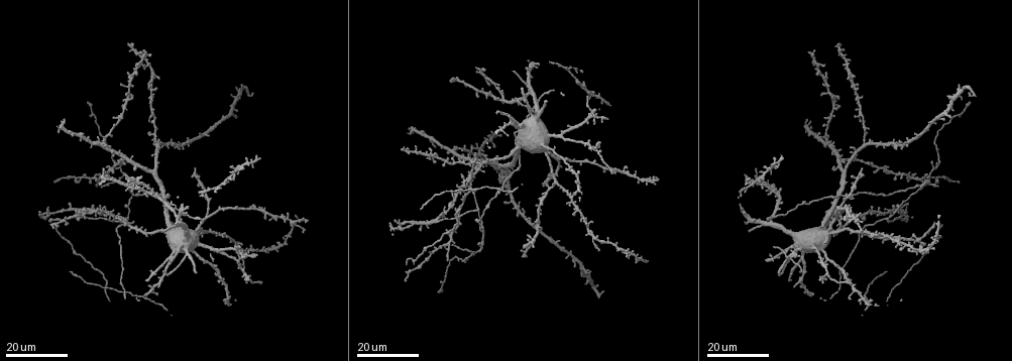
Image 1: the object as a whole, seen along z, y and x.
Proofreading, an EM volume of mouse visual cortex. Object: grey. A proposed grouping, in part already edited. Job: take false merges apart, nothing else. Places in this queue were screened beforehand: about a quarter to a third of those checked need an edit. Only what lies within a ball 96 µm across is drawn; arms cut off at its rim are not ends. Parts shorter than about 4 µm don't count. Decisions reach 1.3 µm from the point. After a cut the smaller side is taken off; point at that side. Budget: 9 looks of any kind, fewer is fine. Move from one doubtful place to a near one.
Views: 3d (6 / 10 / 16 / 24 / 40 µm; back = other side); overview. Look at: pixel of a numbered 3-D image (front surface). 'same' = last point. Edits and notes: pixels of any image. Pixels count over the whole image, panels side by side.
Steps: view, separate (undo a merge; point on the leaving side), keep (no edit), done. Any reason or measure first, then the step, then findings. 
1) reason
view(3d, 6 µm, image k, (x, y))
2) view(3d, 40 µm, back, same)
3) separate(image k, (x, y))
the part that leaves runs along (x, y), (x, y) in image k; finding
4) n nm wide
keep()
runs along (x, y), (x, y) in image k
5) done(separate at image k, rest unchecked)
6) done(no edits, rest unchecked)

branch point
view(3d, 24 µm, image 1, (930, 175))

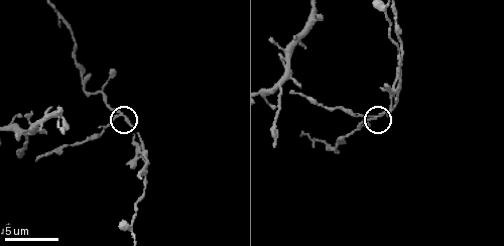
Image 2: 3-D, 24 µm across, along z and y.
view(3d, 6 µm, image 2, (116, 111))

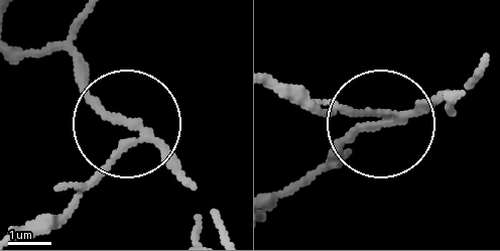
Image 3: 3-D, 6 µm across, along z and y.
separate(image 3, (87, 183))
the part that leaves runs along (129, 146), (68, 208), (24, 230) in image 3; a second neuron is stuck on

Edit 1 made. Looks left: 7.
view(3d, 10 µm, image 2, (397, 87))

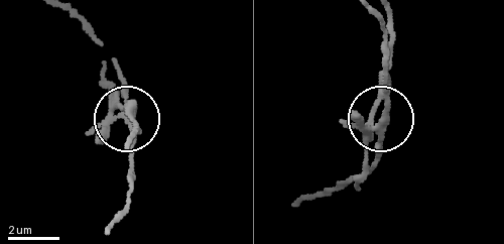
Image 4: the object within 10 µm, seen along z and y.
4 arms
separate(image 4, (112, 94))
a second neuron is stuck on

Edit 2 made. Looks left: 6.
a fork
view(3d, 16 µm, image 2, (278, 84))

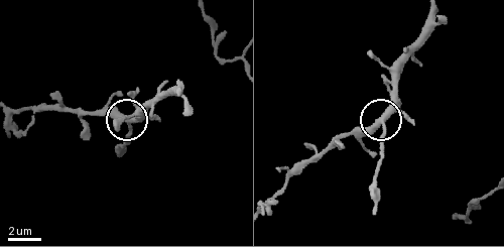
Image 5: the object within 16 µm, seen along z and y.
view(3d, 6 µm, image 5, (377, 122))

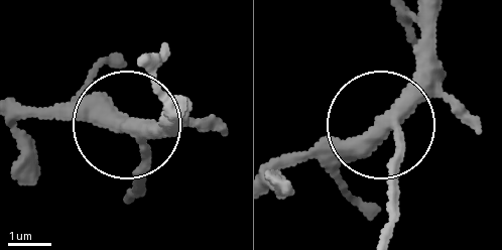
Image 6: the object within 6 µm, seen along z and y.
320 nm wide
separate(image 6, (143, 173))
a second neuron is stuck on

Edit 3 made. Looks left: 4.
see it whole again
view(overview)

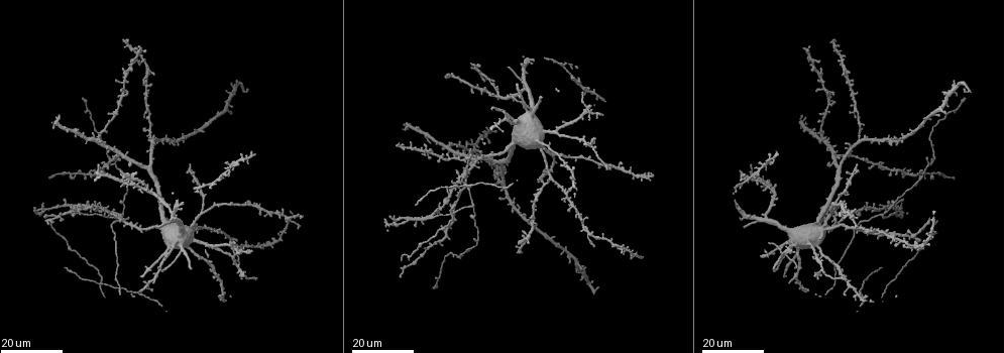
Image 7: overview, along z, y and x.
looks like a crossing
view(3d, 16 µm, image 7, (838, 222))

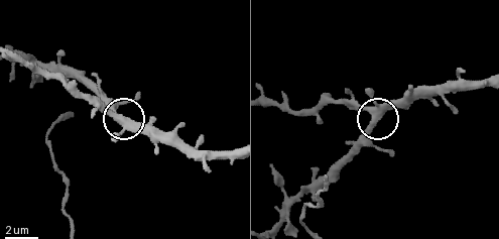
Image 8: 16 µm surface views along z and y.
view(3d, 10 µm, image 8, (373, 116))

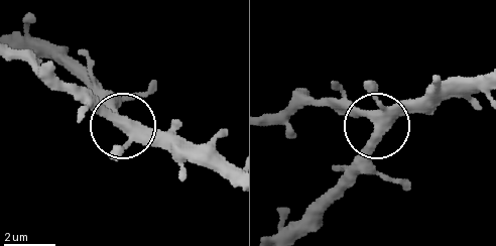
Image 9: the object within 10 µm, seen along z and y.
370 nm wide
keep()
runs along (232, 169), (187, 163), (141, 141), (79, 87) in image 9; continuous, no second neuron

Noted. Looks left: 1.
done(separate at image 3, separate at image 4, separate at image 6, rest unchecked)

